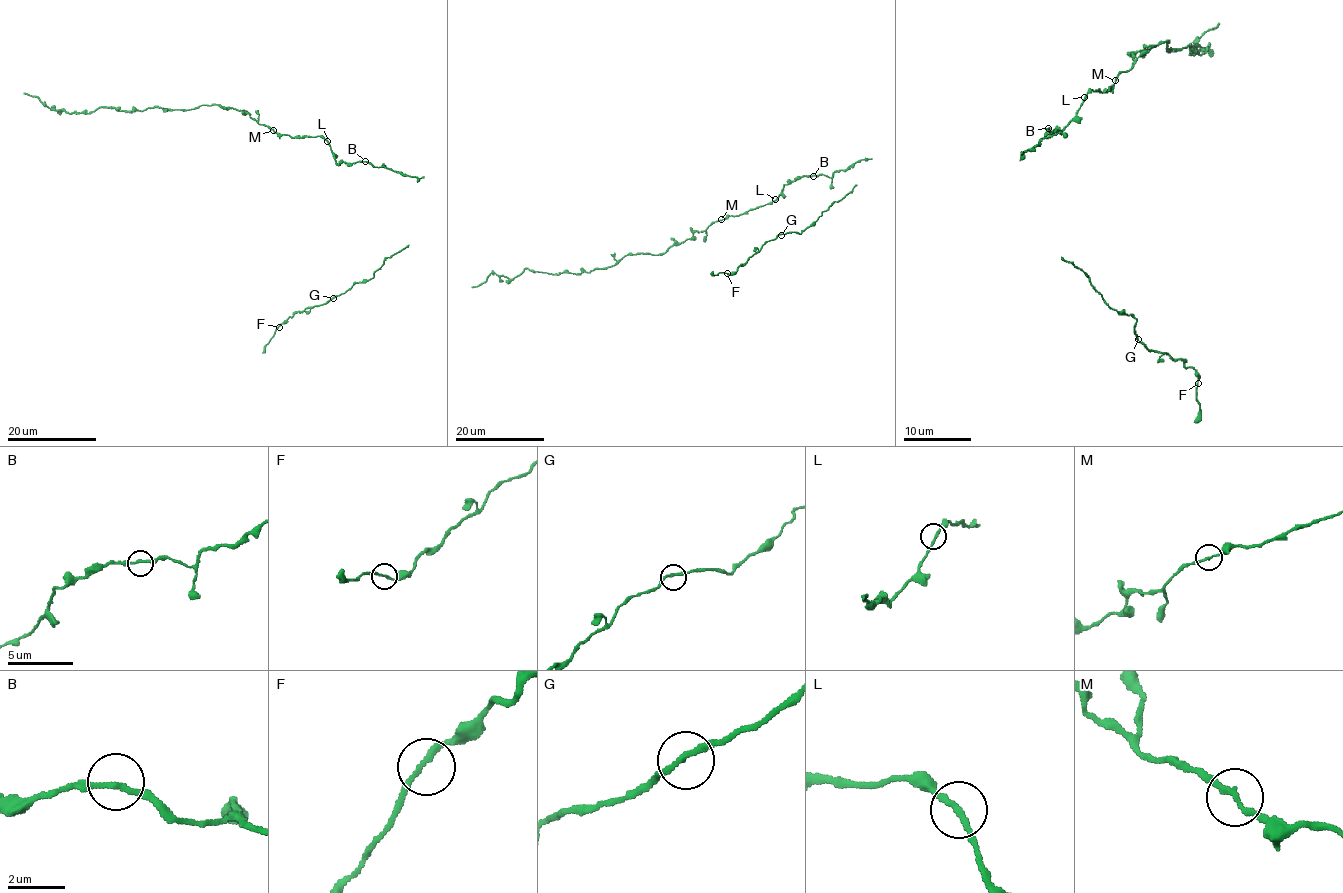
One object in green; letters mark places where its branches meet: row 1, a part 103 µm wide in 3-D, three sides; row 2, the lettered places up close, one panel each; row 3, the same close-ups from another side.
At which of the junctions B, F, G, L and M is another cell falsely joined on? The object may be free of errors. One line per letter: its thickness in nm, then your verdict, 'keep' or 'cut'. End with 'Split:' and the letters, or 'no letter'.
B: 190 nm thick; keep
F: 180 nm thick; keep
G: 200 nm thick; keep
L: 200 nm thick; keep
M: 180 nm thick; keep
Split: no letter

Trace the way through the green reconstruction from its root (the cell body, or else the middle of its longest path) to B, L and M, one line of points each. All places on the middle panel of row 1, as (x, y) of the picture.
B: (784, 186), (803, 176), (813, 176)
L: (784, 186), (775, 199)
M: (784, 186), (773, 201), (721, 219)

